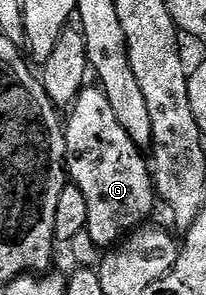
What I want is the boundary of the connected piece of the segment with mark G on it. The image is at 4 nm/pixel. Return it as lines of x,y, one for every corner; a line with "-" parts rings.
87,86
80,92
75,103
66,113
65,131
67,134
67,175
70,183
77,185
85,194
86,230
99,250
111,250
137,228
146,225
152,219
150,216
155,204
157,208
155,184
151,181
151,165
148,157
144,149
138,148
133,138
125,134
125,126
117,122
113,106
109,106
109,98
98,86

